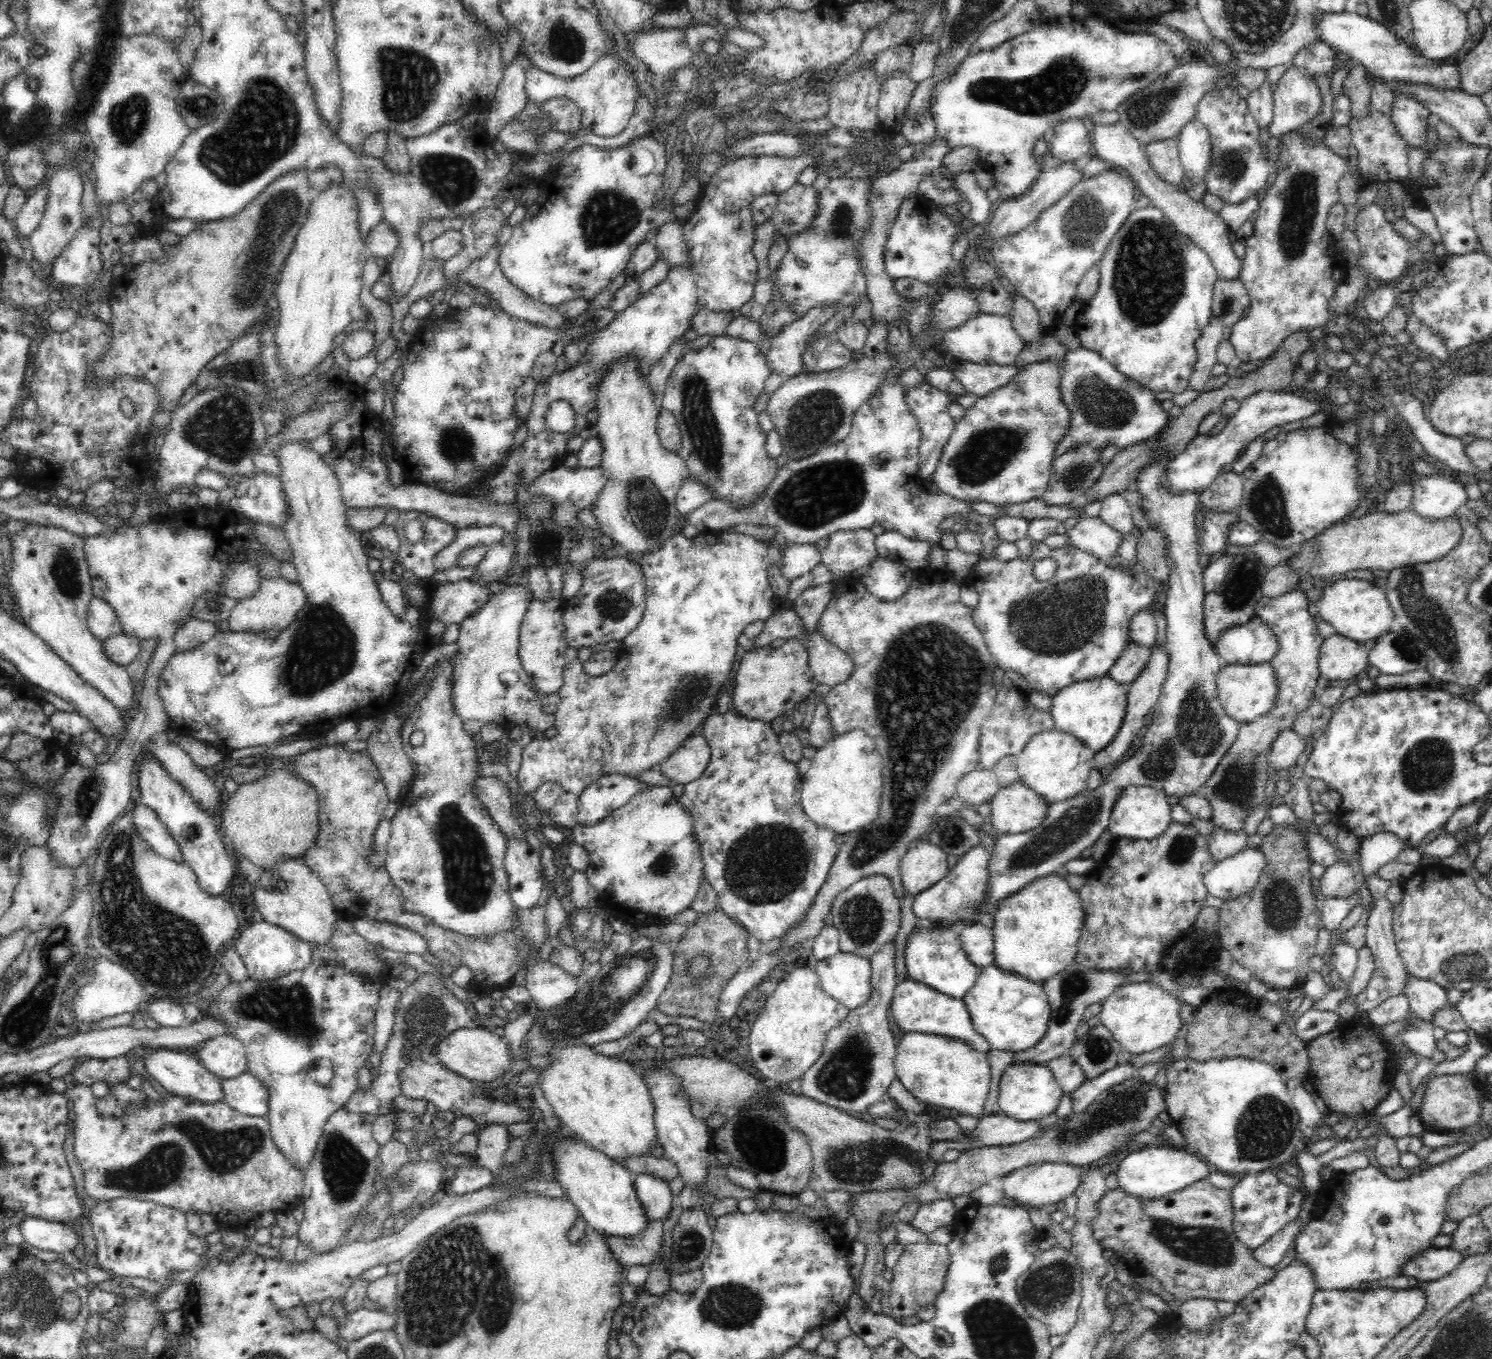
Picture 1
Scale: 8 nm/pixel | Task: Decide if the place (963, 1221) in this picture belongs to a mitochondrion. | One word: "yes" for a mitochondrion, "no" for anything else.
no

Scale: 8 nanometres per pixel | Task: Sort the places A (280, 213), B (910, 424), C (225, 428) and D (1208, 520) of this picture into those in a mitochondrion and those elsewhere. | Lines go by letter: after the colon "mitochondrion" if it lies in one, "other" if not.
A: mitochondrion
B: other
C: mitochondrion
D: other

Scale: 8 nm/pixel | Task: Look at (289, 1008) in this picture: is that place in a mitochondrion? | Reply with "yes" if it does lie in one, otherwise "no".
yes

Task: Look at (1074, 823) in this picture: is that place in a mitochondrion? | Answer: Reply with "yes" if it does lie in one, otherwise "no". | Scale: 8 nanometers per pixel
yes

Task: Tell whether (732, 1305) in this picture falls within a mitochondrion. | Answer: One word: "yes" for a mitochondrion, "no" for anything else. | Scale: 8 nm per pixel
yes

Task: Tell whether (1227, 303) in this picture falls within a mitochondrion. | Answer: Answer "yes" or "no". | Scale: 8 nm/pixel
yes

